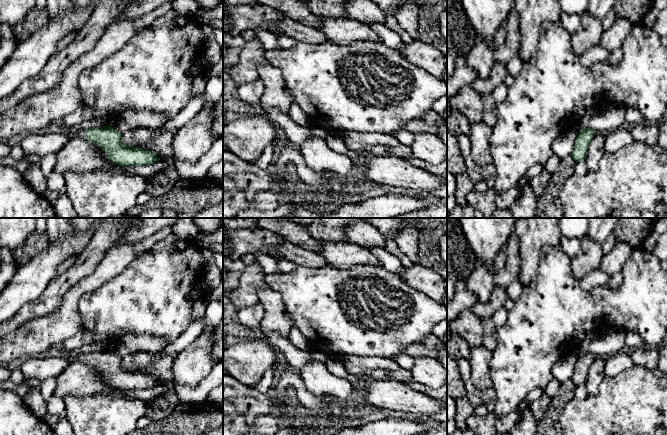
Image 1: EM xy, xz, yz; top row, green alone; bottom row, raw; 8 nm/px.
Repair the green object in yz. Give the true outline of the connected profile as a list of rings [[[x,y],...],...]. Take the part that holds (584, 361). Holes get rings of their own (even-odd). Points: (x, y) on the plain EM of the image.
[[[591,352],[579,354],[572,374],[572,381],[576,386],[584,385],[587,371],[596,357]]]

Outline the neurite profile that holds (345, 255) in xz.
[[[325,241],[317,253],[328,264],[338,268],[348,269],[358,265],[382,266],[380,259],[371,249],[349,242]]]

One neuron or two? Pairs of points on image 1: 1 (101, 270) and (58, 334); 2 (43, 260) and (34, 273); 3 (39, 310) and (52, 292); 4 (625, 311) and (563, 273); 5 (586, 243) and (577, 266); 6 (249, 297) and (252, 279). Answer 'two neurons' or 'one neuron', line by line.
1: one neuron
2: one neuron
3: one neuron
4: one neuron
5: one neuron
6: one neuron

